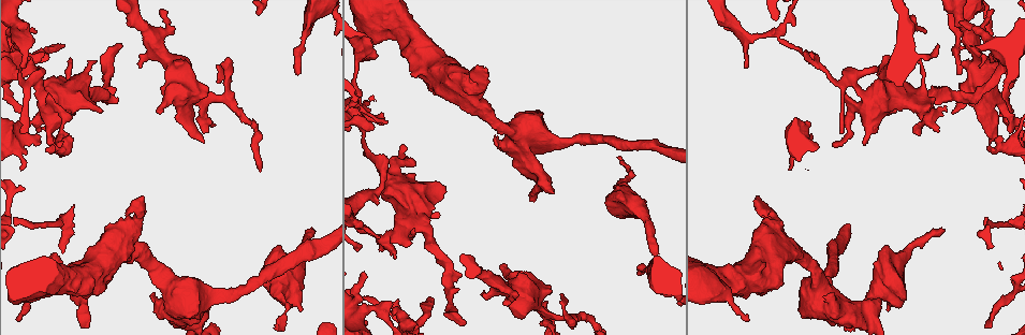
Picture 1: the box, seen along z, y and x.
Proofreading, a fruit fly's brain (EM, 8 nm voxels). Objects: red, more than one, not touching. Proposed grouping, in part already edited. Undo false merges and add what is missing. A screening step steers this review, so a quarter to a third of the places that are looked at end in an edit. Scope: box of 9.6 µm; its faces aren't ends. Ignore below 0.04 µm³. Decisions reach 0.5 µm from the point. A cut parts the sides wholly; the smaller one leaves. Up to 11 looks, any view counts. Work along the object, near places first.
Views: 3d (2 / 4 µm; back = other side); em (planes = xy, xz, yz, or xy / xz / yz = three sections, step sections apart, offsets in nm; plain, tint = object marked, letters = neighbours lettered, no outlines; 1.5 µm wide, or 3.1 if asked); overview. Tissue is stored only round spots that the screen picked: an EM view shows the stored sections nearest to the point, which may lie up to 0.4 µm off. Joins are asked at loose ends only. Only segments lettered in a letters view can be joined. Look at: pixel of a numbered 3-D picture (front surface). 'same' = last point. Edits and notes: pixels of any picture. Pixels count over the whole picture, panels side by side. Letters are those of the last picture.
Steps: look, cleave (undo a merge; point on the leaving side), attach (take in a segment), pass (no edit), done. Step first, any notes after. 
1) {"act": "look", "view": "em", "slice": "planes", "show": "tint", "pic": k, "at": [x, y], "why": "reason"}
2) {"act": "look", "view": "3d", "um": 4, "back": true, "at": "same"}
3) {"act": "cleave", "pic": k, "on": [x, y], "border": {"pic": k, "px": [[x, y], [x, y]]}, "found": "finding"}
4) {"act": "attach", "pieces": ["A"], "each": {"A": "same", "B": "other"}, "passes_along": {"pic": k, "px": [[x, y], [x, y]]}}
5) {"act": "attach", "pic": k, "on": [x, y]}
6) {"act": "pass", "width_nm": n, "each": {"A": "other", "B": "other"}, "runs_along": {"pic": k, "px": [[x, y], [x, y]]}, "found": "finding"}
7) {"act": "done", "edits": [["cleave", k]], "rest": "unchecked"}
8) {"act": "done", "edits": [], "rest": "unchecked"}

{"act": "look", "view": "em", "slice": "xz", "step": 8, "show": "letters", "pic": 1, "at": [311, 231], "why": "branch stops here"}

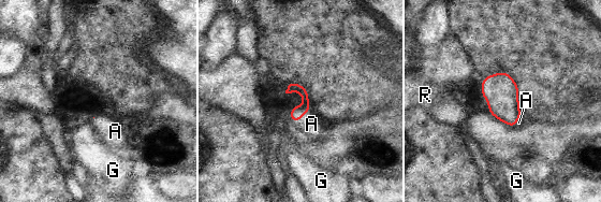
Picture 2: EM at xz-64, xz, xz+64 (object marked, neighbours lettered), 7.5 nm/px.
{"act": "attach", "pieces": ["A"], "each": {"A": "same", "G": "other", "R": "other"}, "passes_along": {"pic": 2, "px": [[296, 114], [302, 117], [311, 124]]}, "found": "it goes on there"}

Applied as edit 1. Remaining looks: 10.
{"act": "look", "view": "em", "slice": "planes", "show": "letters", "pic": 1, "at": [880, 299], "why": "stops while still wide"}

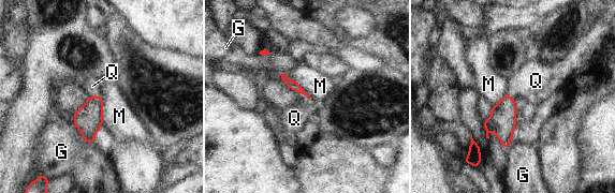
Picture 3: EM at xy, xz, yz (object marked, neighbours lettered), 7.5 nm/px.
{"act": "attach", "pieces": ["Q"], "each": {"G": "other", "M": "other", "Q": "same"}, "passes_along": {"pic": 3, "px": [[294, 86], [303, 93], [294, 118]]}, "found": "the neuron continues"}

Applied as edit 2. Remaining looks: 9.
{"act": "look", "view": "overview"}

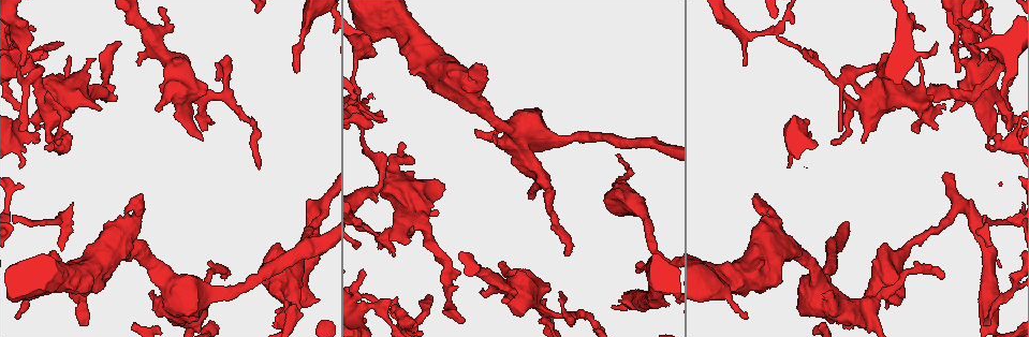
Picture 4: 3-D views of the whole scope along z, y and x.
{"act": "look", "view": "3d", "um": 4, "back": true, "pic": 4, "at": [394, 155], "why": "branch stops here"}

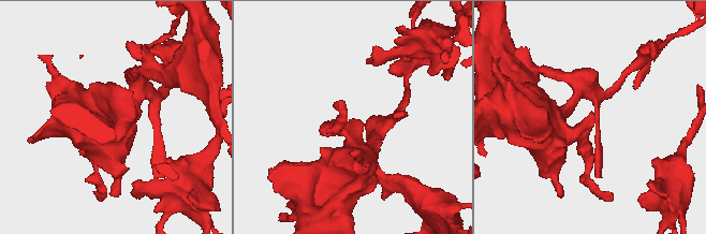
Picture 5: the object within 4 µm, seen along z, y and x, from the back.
{"act": "look", "view": "em", "slice": "planes", "show": "letters", "pic": 5, "at": [356, 121]}

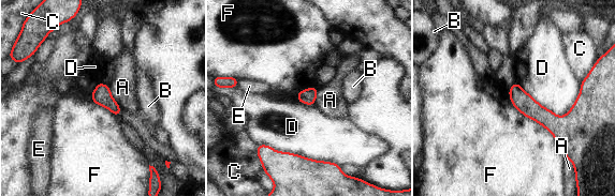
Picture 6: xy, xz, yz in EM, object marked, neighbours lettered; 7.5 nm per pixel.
{"act": "pass", "each": {"A": "other", "B": "other", "C": "other", "D": "other", "E": "other", "F": "other"}, "runs_along": {"pic": 6, "px": [[511, 91], [550, 120], [566, 120], [580, 100]]}, "found": "none of them fits"}

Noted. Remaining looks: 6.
{"act": "look", "view": "3d", "um": 4, "pic": 4, "at": [887, 53], "why": "an open end"}

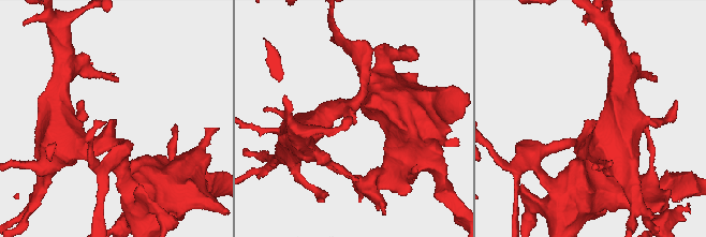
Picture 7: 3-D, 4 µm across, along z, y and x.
{"act": "look", "view": "em", "slice": "xz", "step": 4, "show": "letters", "pic": 7, "at": [355, 119], "arm_widths_nm": [180, 240], "why": "now the EM"}

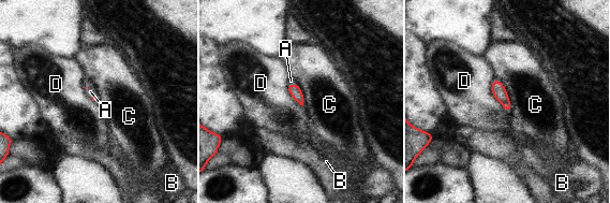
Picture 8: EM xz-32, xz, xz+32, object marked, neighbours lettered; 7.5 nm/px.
{"act": "look", "view": "em", "slice": "planes", "show": "letters", "at": "same", "why": "another direction"}

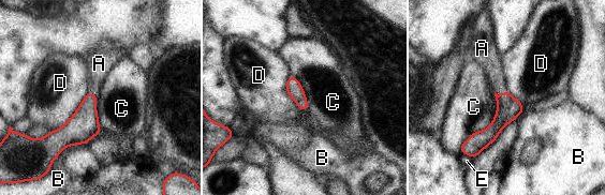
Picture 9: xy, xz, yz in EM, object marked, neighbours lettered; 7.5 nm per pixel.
{"act": "attach", "pieces": ["A"], "longest_contact_nm": ["C", 500], "each": {"A": "same", "B": "other", "C": "other", "D": "other", "E": "other"}, "passes_along": {"pic": 9, "px": [[508, 108], [500, 94], [491, 62]]}, "found": "the neuron continues"}

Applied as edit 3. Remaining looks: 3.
{"act": "done", "edits": [["attach", 2], ["attach", 3], ["attach", 9]], "rest": "unchecked"}

